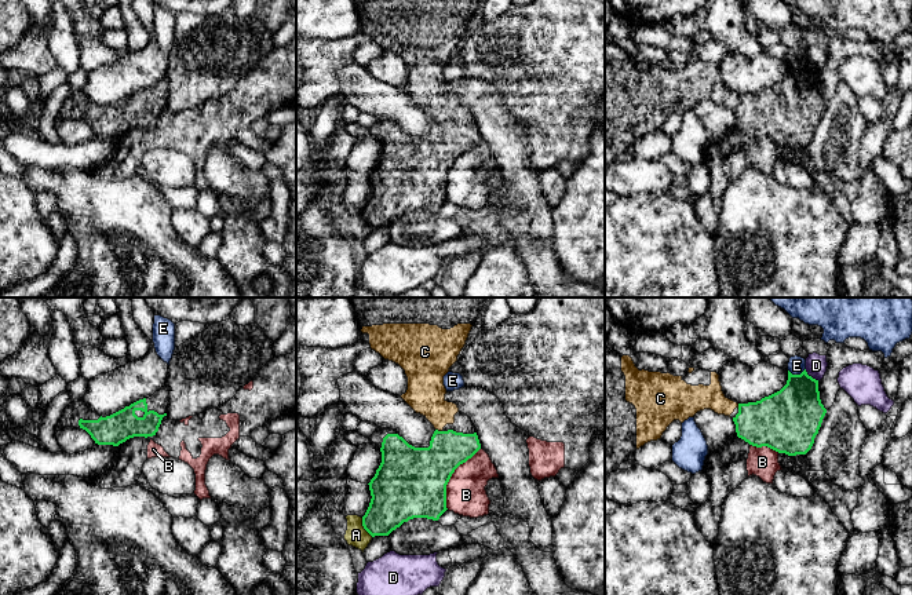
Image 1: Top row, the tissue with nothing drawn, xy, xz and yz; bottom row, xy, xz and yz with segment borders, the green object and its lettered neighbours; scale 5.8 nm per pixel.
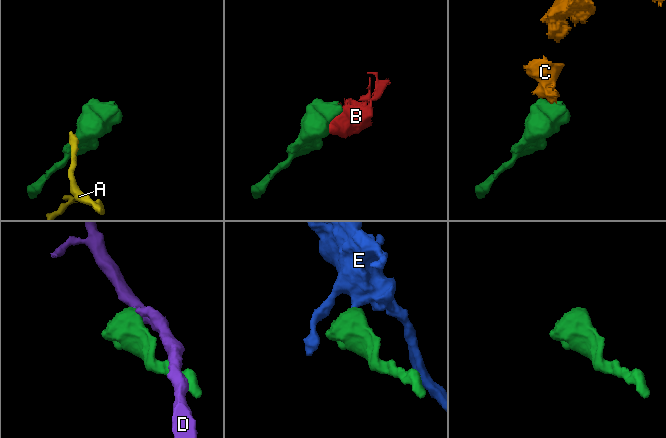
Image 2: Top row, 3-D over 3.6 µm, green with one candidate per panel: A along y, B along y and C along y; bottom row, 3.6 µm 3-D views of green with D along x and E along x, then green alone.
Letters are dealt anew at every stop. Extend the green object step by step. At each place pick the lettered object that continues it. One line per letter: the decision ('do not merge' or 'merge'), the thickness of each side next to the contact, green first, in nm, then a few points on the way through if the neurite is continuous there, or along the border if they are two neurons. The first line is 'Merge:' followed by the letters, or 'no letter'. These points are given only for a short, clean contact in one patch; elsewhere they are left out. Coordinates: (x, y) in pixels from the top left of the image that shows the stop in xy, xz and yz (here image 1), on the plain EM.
Merge: C
A: do not merge; calibres 280 and 120 nm; border xz (361, 210), (361, 216), (372, 227)
B: do not merge; calibres 420 and 240 nm
C: merge; calibres 280 and 220 nm; way xz (426, 163), (437, 152), (437, 121), (437, 102), (426, 84)
D: do not merge; calibres 340 and 130 nm
E: do not merge; calibres 340 and 100 nm; border yz (805, 59), (799, 65), (788, 62)

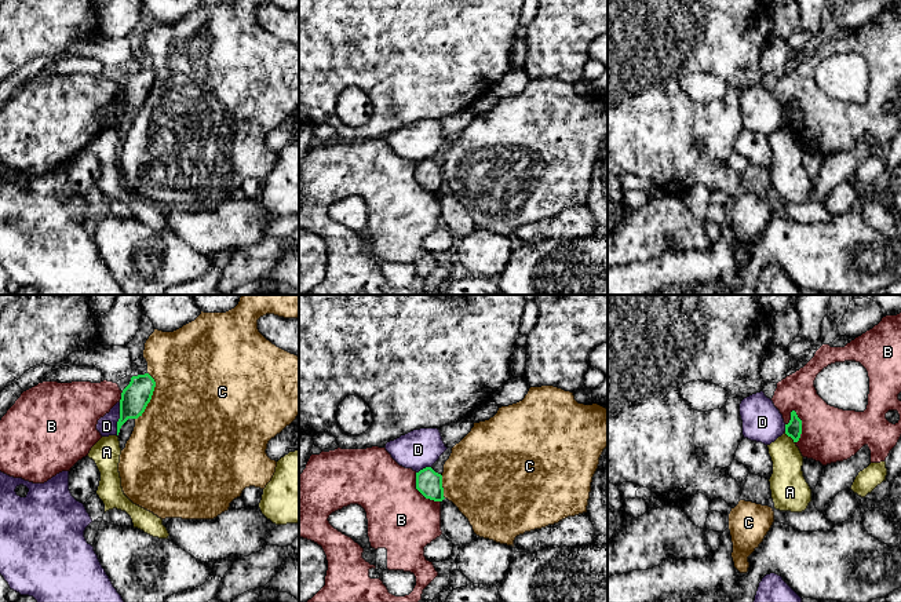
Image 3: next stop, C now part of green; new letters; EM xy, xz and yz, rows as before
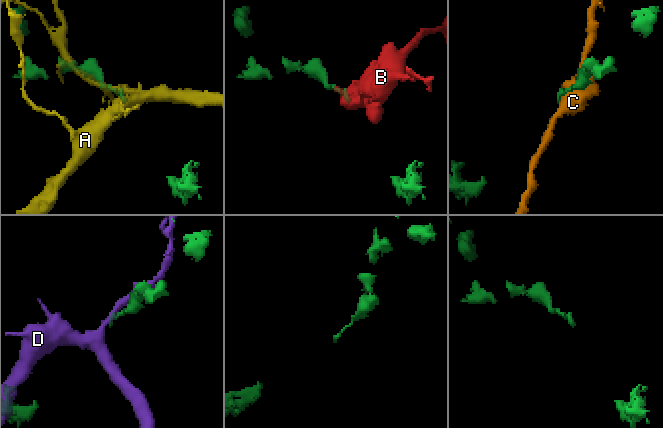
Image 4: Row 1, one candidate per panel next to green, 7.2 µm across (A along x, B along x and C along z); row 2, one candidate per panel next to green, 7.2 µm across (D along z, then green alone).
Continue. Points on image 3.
Merge: no letter
A: do not merge; calibres 100 and 190 nm; border yz (784, 124), (794, 134)
B: do not merge; calibres 100 and 320 nm; border yz (792, 101), (801, 112), (801, 128), (795, 134)
C: do not merge; calibres 160 and 500 nm
D: do not merge; calibres 160 and 110 nm

